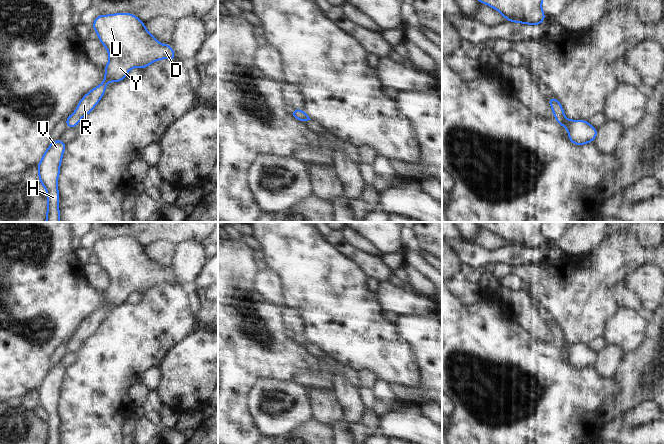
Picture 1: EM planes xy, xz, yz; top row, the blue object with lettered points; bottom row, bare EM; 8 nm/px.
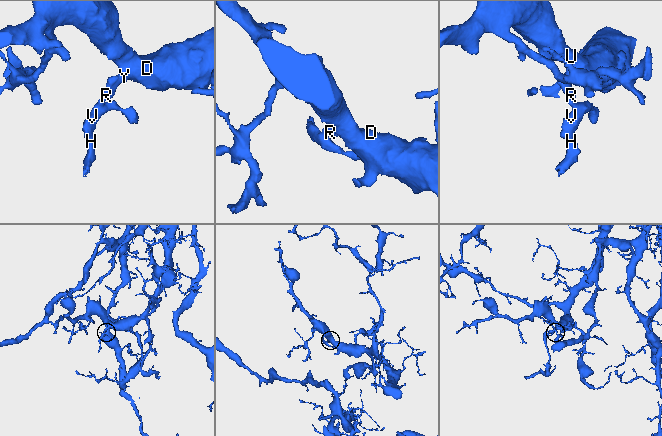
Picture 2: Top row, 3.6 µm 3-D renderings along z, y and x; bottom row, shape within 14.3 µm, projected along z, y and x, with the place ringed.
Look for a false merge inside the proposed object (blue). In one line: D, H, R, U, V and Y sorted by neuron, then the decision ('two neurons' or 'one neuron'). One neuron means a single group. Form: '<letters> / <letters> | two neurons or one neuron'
D H R U V Y | one neuron

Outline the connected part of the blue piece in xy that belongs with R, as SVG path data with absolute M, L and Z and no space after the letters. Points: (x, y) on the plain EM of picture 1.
M99 238L92 250L109 277L109 286L104 292L106 299L102 308L78 326L75 337L66 343L66 352L76 352L80 343L94 333L104 319L108 306L124 304L133 291L143 293L163 282L177 284L172 271L159 267L133 238Z

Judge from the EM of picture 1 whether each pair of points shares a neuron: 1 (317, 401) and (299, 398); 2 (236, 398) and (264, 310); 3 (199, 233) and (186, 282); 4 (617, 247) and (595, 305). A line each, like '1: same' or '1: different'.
1: different
2: same
3: different
4: same

